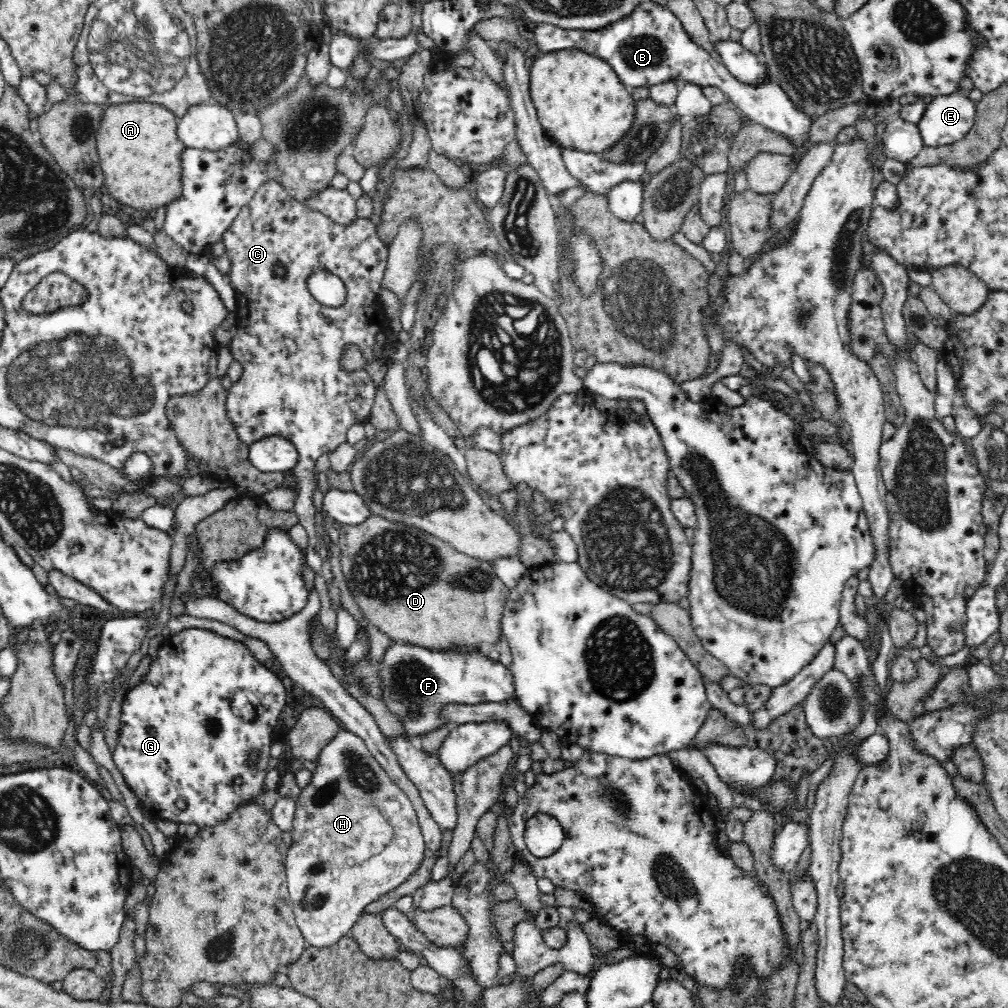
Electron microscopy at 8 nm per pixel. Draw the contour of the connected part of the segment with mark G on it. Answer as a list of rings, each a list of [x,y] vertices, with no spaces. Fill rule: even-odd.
[[[187,628],[178,634],[170,635],[161,642],[156,656],[151,657],[148,672],[140,682],[134,687],[127,689],[125,700],[122,706],[122,722],[120,724],[118,744],[112,750],[112,758],[118,770],[124,775],[124,781],[140,800],[143,810],[160,820],[168,820],[178,824],[196,824],[199,829],[204,830],[206,826],[217,826],[220,822],[226,822],[238,808],[252,803],[258,796],[266,794],[266,777],[268,776],[268,766],[272,760],[272,734],[275,733],[275,726],[278,725],[280,714],[286,706],[286,689],[282,683],[282,677],[264,666],[252,651],[244,645],[244,642],[224,637],[212,630],[205,628]],[[258,750],[261,760],[258,766],[246,766],[248,752]],[[178,798],[184,798],[187,802],[185,811],[178,811],[174,805]]]

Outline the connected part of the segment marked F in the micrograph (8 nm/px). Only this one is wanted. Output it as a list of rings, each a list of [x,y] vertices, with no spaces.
[[[392,640],[391,649],[380,661],[380,665],[382,665],[380,677],[382,677],[382,687],[384,687],[384,698],[382,700],[386,702],[396,716],[400,717],[406,728],[406,736],[414,742],[418,742],[422,734],[446,726],[438,716],[440,707],[444,703],[467,705],[491,702],[504,703],[515,692],[513,674],[510,669],[504,667],[500,662],[493,663],[480,652],[476,652],[476,654],[450,652],[450,654],[447,654],[445,649],[426,650],[421,646],[410,646],[405,642]]]

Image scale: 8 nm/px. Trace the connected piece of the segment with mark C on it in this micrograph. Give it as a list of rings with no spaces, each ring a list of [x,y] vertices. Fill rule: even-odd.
[[[268,180],[258,187],[258,190],[254,193],[250,202],[247,202],[246,206],[241,208],[238,216],[229,226],[229,230],[222,236],[222,242],[226,247],[225,254],[230,261],[230,269],[226,272],[225,278],[236,292],[235,295],[238,305],[237,319],[240,326],[238,332],[234,335],[234,338],[226,347],[228,352],[232,355],[233,360],[236,360],[238,364],[241,364],[242,370],[244,371],[241,380],[236,384],[232,384],[227,392],[226,409],[228,409],[230,421],[234,421],[234,429],[238,431],[238,437],[240,437],[240,439],[245,443],[250,445],[253,442],[262,440],[262,438],[279,436],[285,438],[297,448],[298,462],[296,466],[294,466],[292,472],[298,491],[295,498],[293,512],[296,514],[296,517],[298,517],[299,525],[303,526],[304,530],[307,532],[308,548],[306,548],[306,552],[304,553],[304,560],[306,560],[308,565],[310,565],[310,568],[314,570],[314,573],[317,573],[321,570],[322,562],[324,562],[326,554],[322,549],[322,537],[319,533],[319,514],[314,505],[314,494],[316,494],[316,490],[318,490],[319,474],[316,471],[316,464],[318,464],[318,458],[320,458],[320,456],[324,456],[324,454],[328,455],[337,446],[340,446],[340,444],[347,441],[347,430],[351,426],[368,423],[368,418],[370,418],[374,406],[375,390],[377,389],[377,386],[374,383],[375,380],[372,380],[372,376],[370,376],[368,372],[360,370],[357,372],[348,372],[348,374],[346,374],[346,372],[340,368],[342,346],[346,346],[346,344],[356,344],[356,346],[360,346],[360,348],[364,350],[364,357],[366,357],[366,360],[370,363],[374,362],[374,360],[376,360],[376,362],[378,362],[378,360],[382,362],[382,359],[378,358],[374,353],[376,352],[374,348],[376,348],[376,344],[378,344],[378,336],[380,336],[380,334],[386,338],[386,343],[390,347],[390,351],[391,346],[393,344],[398,344],[399,342],[398,338],[393,341],[387,340],[390,331],[390,319],[385,315],[385,310],[383,309],[380,299],[380,292],[383,289],[382,284],[387,268],[389,251],[377,234],[377,225],[374,225],[370,219],[356,217],[353,221],[350,221],[345,225],[335,223],[329,218],[326,218],[322,213],[307,210],[300,201],[292,198],[281,187],[281,185],[276,182],[276,180]],[[277,268],[284,269],[284,274],[282,276],[276,274]],[[320,272],[330,272],[330,274],[338,276],[345,283],[347,300],[343,306],[330,309],[314,301],[312,294],[309,292],[308,280],[315,273]]]

